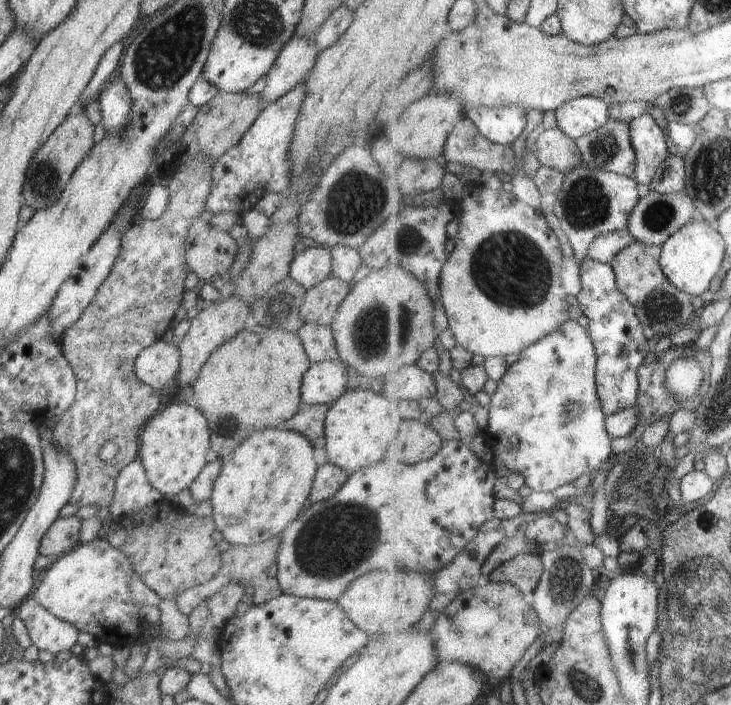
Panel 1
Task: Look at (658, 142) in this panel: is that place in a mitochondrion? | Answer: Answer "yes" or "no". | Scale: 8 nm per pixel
no

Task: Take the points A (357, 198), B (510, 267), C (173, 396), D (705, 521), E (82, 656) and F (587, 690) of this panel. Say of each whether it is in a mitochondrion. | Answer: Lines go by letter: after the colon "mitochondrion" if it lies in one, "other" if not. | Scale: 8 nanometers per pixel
A: mitochondrion
B: mitochondrion
C: other
D: other
E: other
F: mitochondrion

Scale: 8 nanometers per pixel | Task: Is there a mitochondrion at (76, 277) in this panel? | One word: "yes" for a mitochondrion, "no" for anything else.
no

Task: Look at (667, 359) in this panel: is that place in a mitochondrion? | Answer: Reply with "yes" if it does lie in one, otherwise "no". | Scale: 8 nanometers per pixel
yes

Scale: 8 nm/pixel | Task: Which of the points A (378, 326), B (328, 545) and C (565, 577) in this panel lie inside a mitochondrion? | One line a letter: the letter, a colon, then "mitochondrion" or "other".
A: mitochondrion
B: mitochondrion
C: mitochondrion

